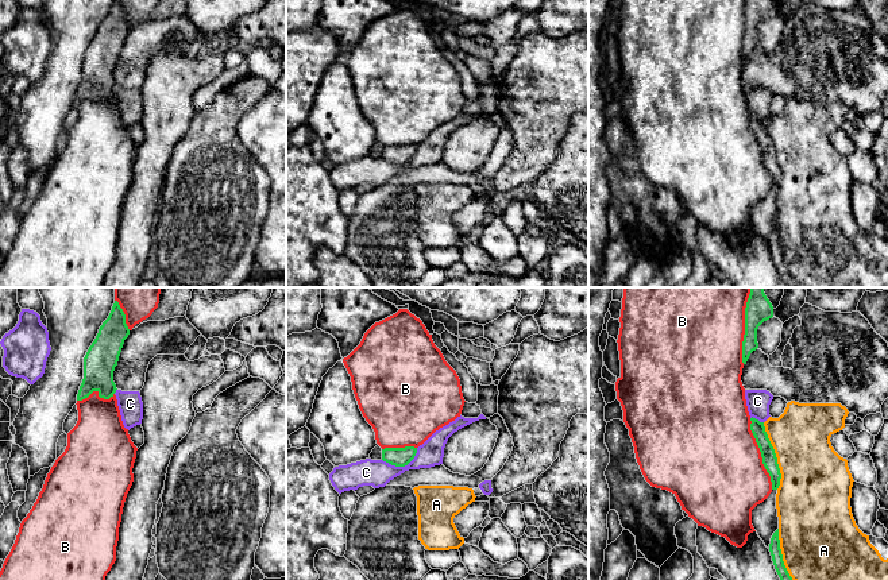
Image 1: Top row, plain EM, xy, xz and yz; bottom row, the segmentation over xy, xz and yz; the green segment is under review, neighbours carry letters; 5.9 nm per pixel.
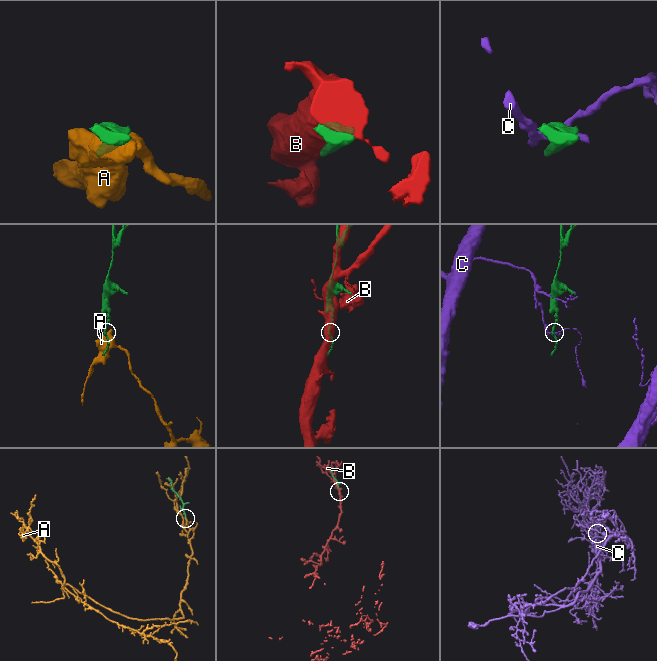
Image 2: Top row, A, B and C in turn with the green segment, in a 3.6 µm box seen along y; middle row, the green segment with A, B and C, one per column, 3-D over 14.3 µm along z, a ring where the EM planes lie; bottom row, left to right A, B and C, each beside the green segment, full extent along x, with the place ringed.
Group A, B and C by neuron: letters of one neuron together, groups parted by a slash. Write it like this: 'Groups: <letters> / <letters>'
Groups: A / B / C

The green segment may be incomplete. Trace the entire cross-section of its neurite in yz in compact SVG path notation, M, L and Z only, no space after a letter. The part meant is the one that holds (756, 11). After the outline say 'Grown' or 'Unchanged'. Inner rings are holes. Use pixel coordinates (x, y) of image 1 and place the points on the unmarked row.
M746 0L745 5L745 32L742 39L742 61L746 62L750 51L758 46L757 27L773 15L771 0Z. Unchanged

